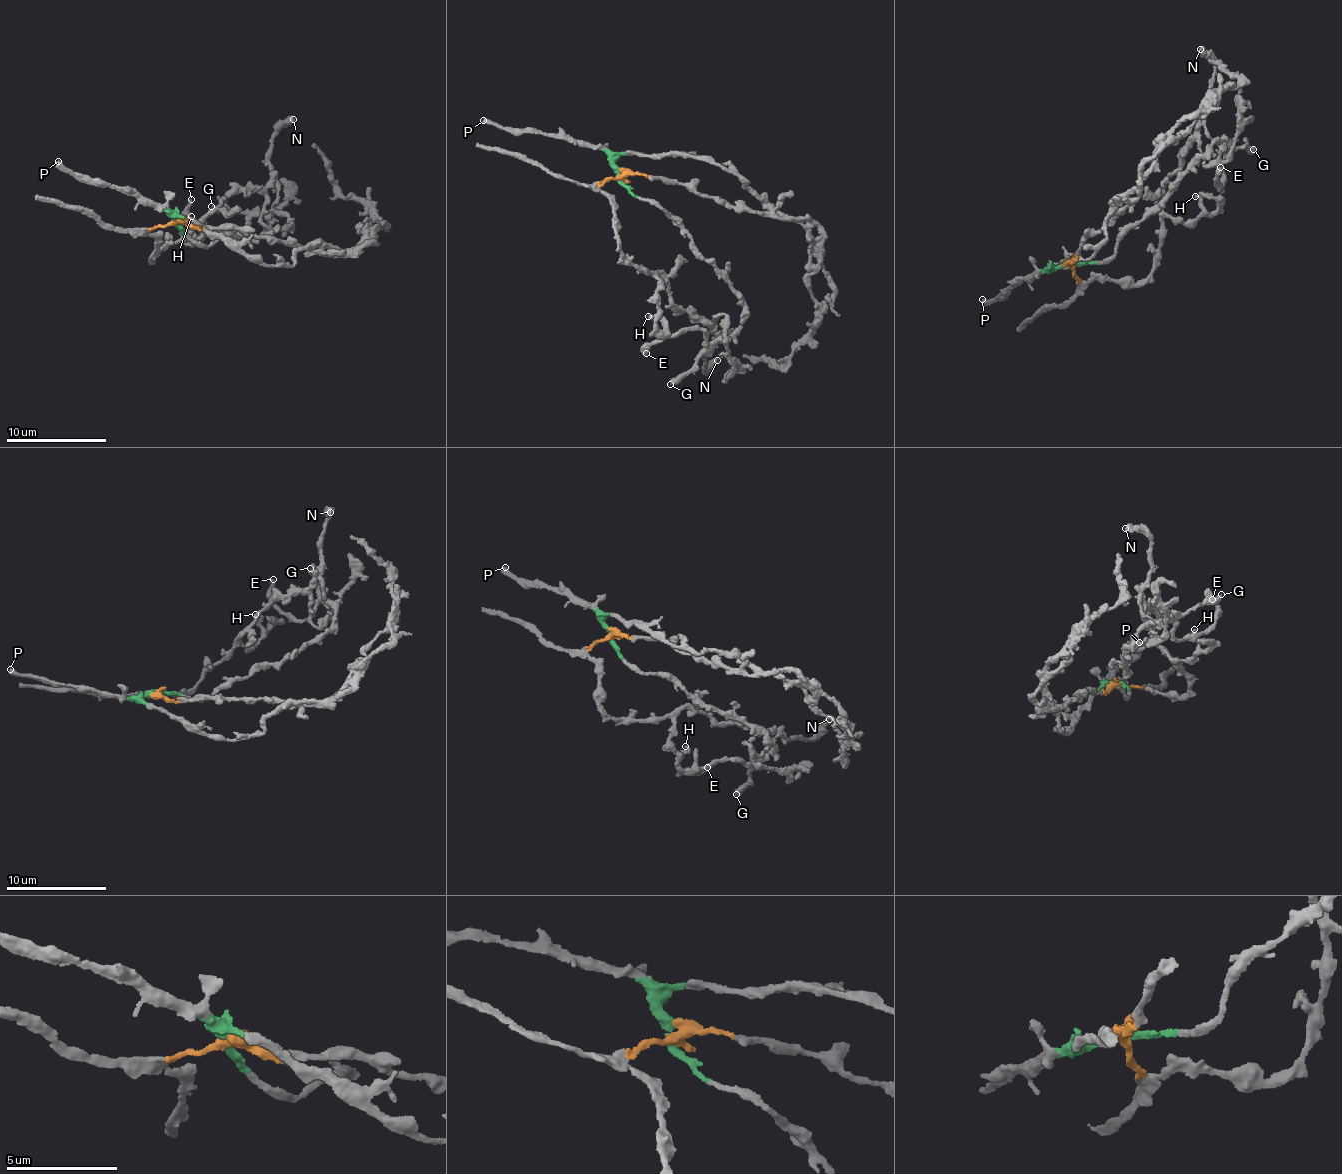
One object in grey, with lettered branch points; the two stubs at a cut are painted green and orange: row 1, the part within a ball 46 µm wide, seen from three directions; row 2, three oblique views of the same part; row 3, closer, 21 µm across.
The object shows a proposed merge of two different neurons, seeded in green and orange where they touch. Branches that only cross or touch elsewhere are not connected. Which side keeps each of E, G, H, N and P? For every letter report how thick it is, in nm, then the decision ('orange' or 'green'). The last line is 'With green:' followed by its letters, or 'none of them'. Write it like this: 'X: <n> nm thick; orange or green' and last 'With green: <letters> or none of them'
E: 280 nm thick; green
G: 360 nm thick; green
H: 240 nm thick; orange
N: 500 nm thick; green
P: 380 nm thick; green
With green: E, G, N, P

